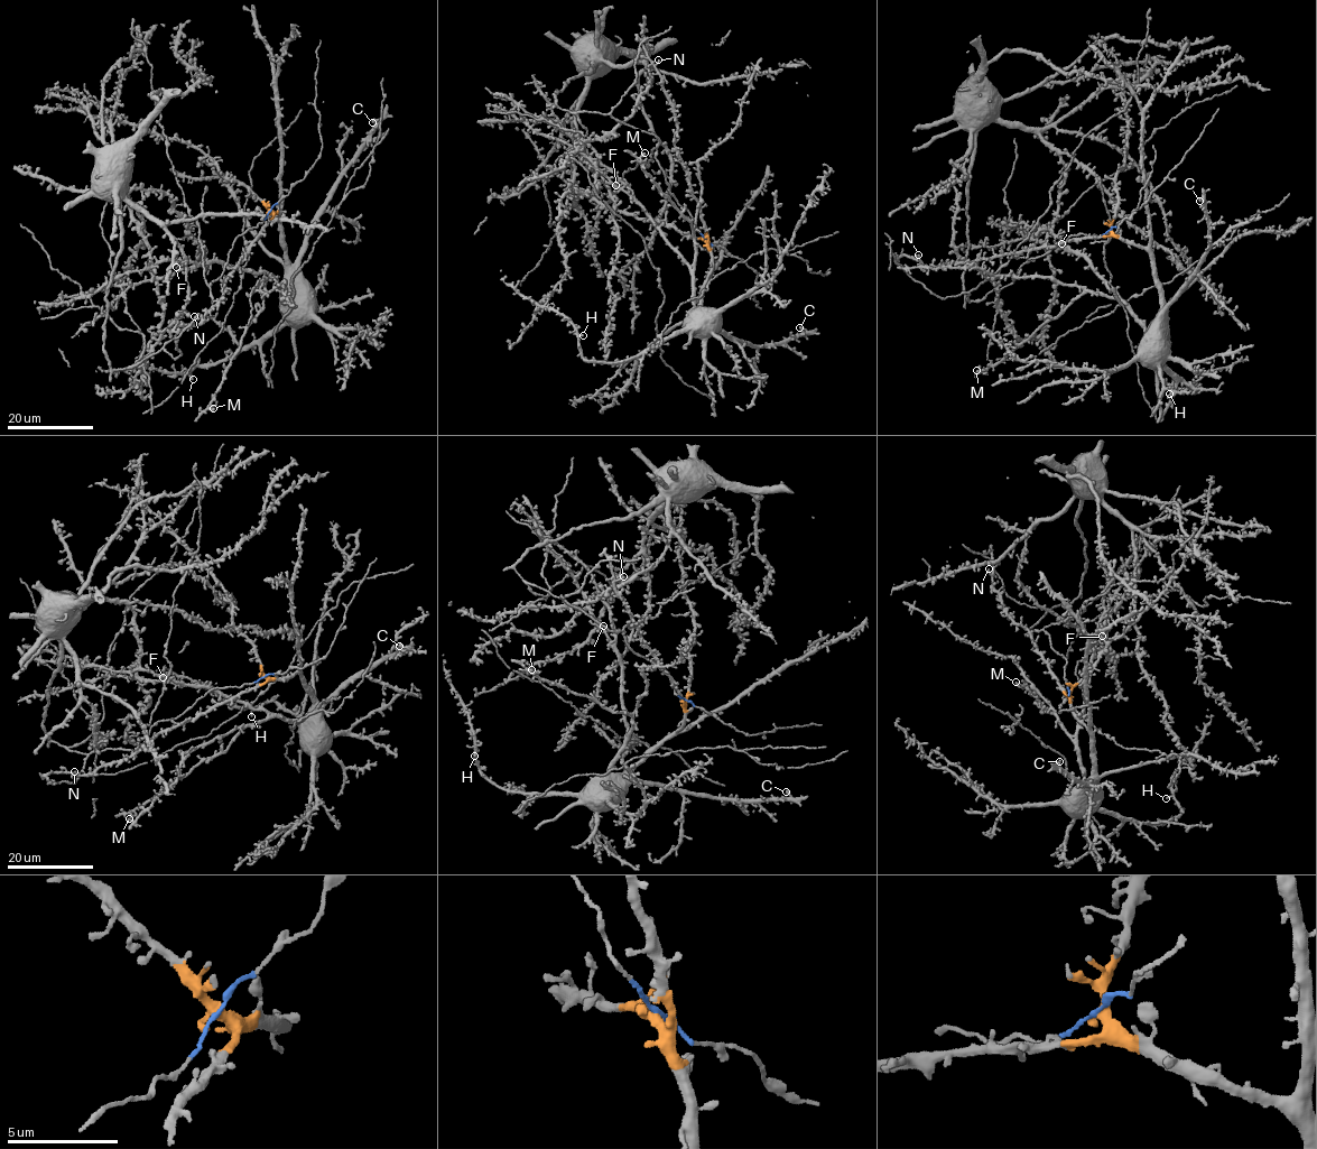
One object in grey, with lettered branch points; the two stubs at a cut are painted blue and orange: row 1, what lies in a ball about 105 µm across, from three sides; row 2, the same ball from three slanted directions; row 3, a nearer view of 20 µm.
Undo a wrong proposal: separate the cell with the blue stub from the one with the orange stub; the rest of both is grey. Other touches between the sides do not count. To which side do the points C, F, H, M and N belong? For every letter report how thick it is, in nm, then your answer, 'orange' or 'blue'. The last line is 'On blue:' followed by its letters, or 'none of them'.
C: 400 nm | orange
F: 170 nm | orange
H: 240 nm | orange
M: 400 nm | orange
N: 170 nm | orange
On blue: none of them

